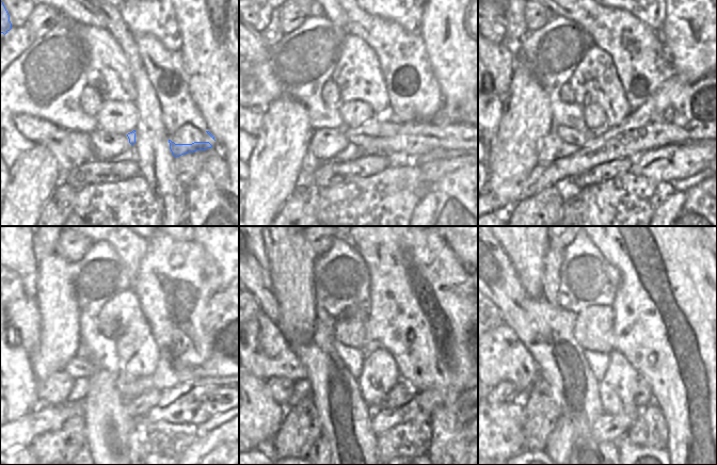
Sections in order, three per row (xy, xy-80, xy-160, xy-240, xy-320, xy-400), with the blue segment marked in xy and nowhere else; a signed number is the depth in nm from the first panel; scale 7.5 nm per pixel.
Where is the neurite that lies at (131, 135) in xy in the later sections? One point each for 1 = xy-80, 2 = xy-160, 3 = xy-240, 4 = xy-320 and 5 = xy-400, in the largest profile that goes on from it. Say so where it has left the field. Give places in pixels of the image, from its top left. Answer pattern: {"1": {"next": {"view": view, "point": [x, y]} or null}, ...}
{"1": {"next": {"view": "xy-80", "point": [359, 135]}}, "2": {"next": {"view": "xy-160", "point": [569, 135]}}, "3": {"next": {"view": "xy-240", "point": [77, 368]}}, "4": {"next": {"view": "xy-320", "point": [264, 352]}}, "5": {"next": {"view": "xy-400", "point": [503, 356]}}}

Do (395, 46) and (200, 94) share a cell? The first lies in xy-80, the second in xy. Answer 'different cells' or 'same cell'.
different cells

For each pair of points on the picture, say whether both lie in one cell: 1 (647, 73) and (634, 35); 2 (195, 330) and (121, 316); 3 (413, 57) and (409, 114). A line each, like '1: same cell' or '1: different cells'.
1: same cell
2: different cells
3: same cell

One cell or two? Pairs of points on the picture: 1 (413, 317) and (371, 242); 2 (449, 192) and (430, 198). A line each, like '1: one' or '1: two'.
1: one
2: two

